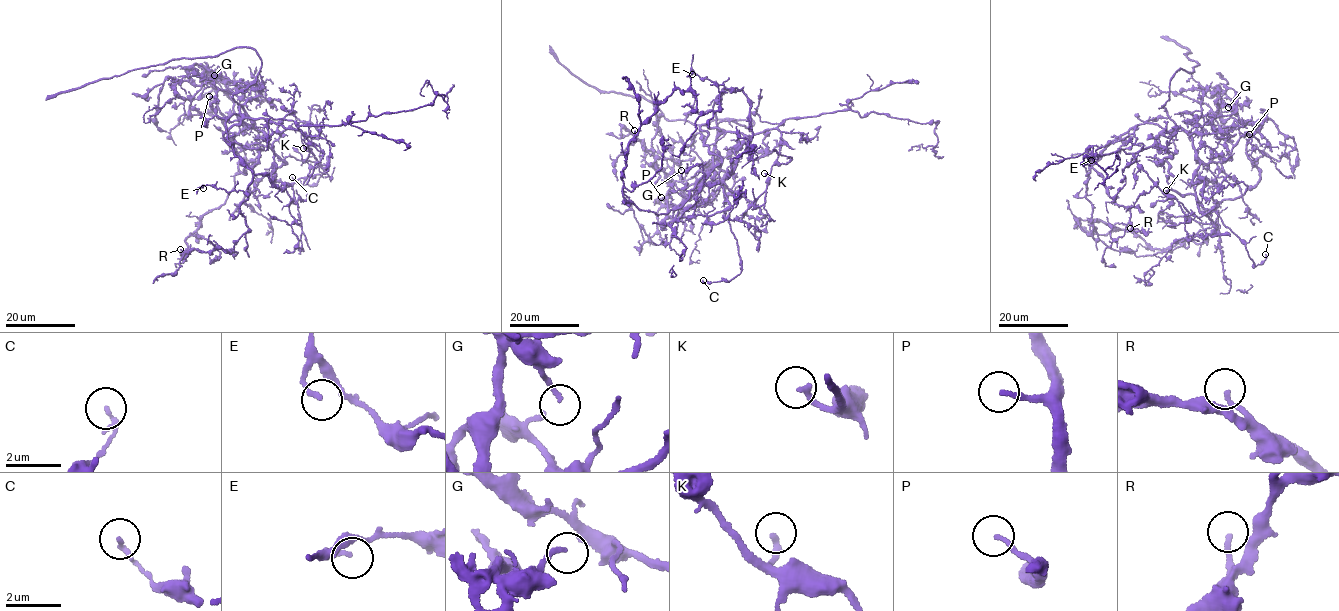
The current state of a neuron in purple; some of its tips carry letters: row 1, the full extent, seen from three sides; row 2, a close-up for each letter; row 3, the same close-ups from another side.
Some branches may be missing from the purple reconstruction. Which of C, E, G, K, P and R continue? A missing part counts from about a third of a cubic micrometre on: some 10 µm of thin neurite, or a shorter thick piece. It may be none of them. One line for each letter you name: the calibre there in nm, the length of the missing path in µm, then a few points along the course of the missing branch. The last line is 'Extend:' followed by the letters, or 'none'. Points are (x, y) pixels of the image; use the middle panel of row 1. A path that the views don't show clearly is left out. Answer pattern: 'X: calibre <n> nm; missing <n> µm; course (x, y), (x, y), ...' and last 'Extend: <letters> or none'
K: calibre 220 nm; missing 7 µm; course (764, 173), (747, 172)
Extend: K

